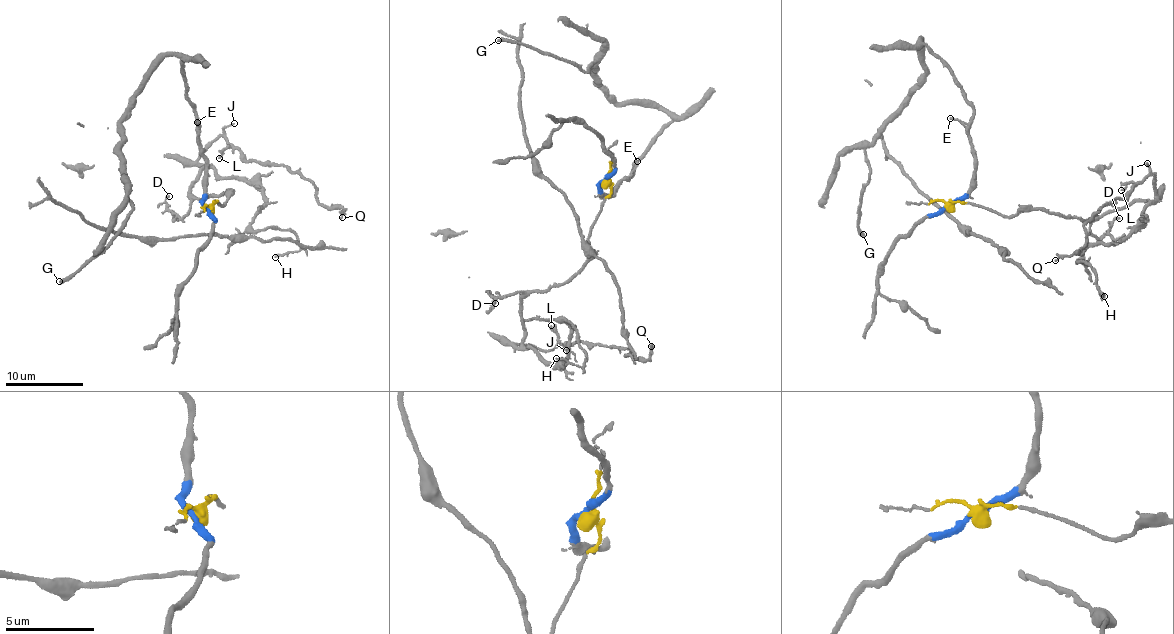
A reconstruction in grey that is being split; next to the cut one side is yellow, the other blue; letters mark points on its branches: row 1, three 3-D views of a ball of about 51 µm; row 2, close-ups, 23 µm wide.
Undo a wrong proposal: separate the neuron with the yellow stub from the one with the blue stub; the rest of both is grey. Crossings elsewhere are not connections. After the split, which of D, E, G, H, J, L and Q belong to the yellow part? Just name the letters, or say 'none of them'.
D, H, J, L, Q

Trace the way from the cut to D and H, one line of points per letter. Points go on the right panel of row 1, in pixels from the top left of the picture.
D: (949, 205), (962, 201), (1015, 216), (1044, 209), (1080, 221), (1086, 218), (1089, 231), (1099, 238), (1118, 217)
H: (949, 205), (1015, 216), (1044, 209), (1080, 221), (1149, 201), (1136, 228), (1077, 260), (1089, 262), (1103, 297)

